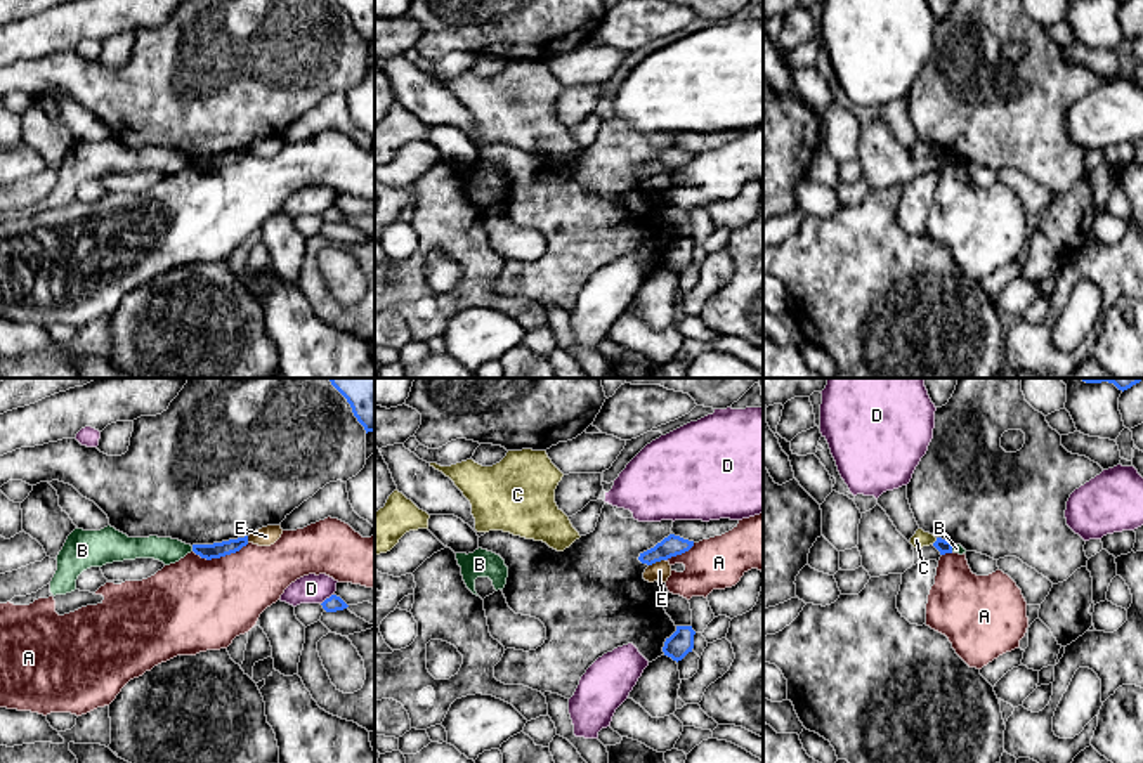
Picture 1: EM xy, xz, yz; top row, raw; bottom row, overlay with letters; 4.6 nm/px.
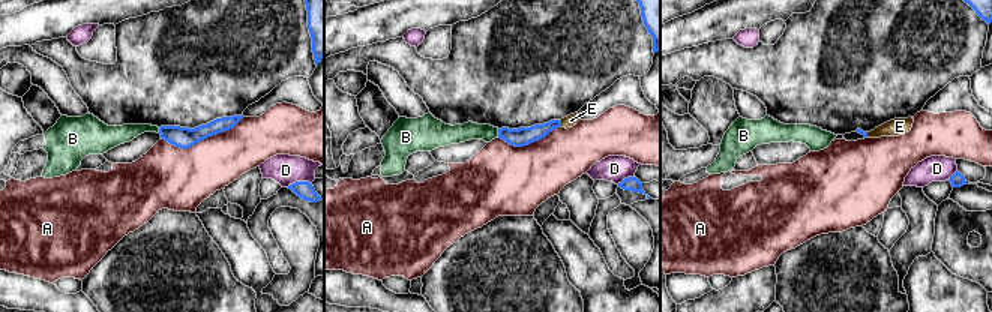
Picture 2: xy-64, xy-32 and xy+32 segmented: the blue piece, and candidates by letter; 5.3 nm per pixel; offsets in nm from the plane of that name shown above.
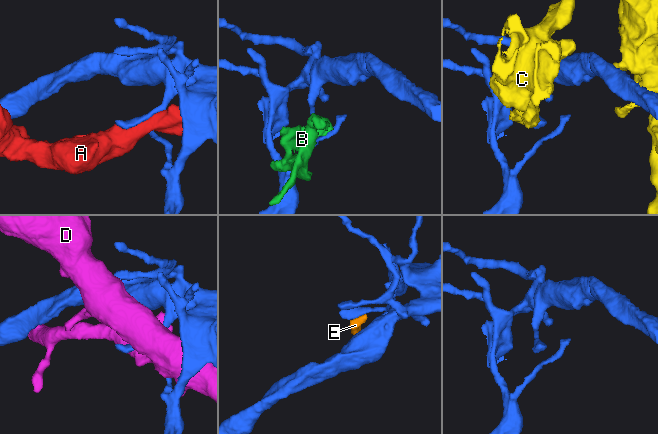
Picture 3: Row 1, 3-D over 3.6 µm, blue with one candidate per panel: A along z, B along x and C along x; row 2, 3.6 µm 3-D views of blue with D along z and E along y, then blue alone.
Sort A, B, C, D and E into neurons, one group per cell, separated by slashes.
A / B / C / D / E

